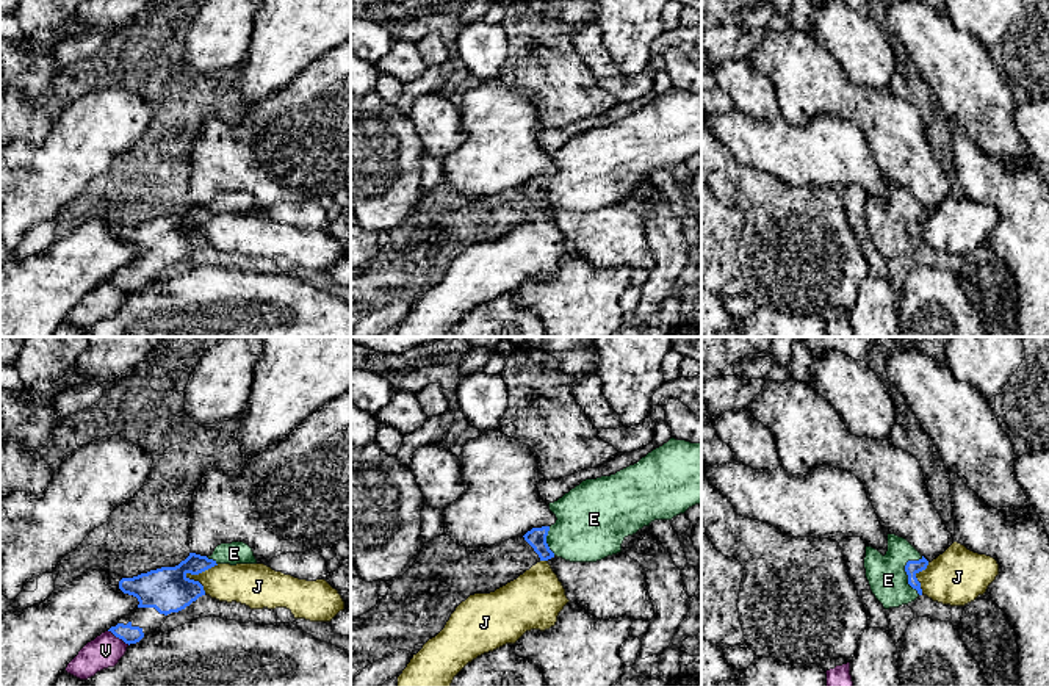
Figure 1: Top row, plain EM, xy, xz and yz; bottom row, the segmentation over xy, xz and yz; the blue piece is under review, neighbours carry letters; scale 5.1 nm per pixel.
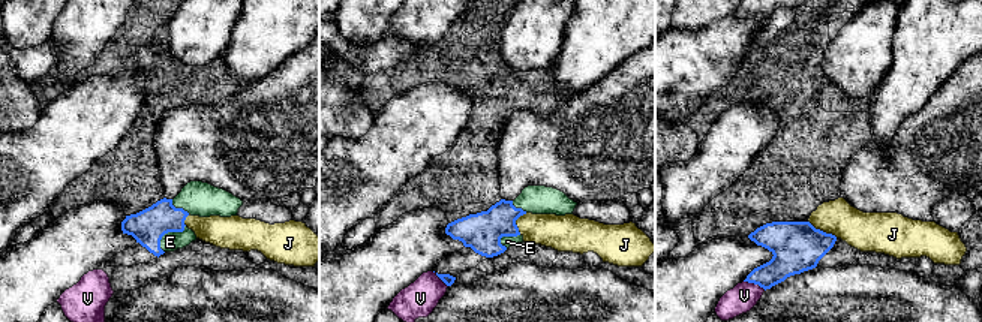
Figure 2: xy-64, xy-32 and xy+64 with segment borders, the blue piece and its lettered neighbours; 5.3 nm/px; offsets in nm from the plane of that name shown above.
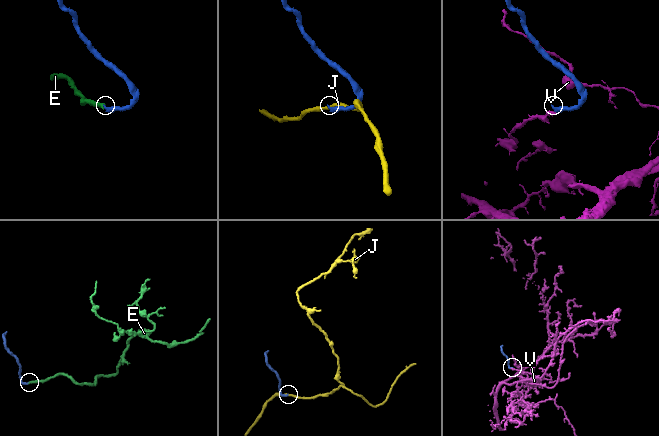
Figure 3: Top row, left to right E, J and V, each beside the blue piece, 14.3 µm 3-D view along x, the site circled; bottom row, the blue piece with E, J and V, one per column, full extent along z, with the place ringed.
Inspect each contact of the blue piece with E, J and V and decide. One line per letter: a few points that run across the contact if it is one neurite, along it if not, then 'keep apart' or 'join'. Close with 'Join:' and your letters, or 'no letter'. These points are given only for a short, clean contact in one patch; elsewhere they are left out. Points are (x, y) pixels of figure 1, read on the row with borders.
E: yz (912, 567), (905, 570), (888, 580) | join
J: keep apart
V: xy (108, 630), (129, 644) | keep apart
Join: E

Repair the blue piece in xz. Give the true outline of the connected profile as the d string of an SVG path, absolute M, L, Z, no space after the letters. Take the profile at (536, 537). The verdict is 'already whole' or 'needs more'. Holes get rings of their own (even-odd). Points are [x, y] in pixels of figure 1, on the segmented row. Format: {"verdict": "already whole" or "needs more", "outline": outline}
{"verdict": "needs more", "outline": "M672 437L637 464L611 476L586 479L550 503L556 523L532 528L523 537L540 561L557 556L570 562L597 562L620 553L623 540L651 522L672 520L695 504L701 504L701 443Z"}

